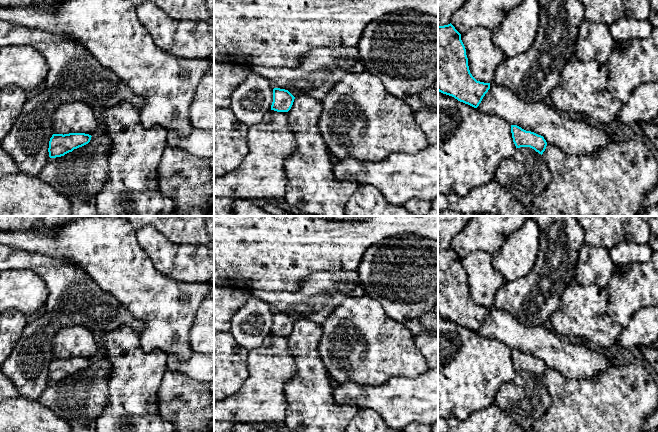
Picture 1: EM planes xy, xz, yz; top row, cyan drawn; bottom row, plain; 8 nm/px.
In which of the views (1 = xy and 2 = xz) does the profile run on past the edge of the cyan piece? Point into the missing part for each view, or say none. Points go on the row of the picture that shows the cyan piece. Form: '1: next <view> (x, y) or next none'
1: next none
2: next none

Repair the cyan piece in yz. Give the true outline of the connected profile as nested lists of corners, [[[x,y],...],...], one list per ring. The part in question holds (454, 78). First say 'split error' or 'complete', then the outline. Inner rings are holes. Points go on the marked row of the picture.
complete; [[[450,23],[438,26],[438,91],[477,108],[490,89],[490,83],[477,81],[470,73],[461,34]]]

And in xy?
complete; [[[85,133],[53,134],[49,141],[49,157],[56,158],[88,144],[91,135]]]

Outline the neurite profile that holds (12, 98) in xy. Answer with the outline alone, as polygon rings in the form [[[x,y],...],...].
[[[18,86],[0,89],[0,142],[11,130],[27,100],[27,92]]]

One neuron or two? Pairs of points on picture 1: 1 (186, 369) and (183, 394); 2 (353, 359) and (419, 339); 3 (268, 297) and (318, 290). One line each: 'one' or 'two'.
1: two
2: two
3: one

